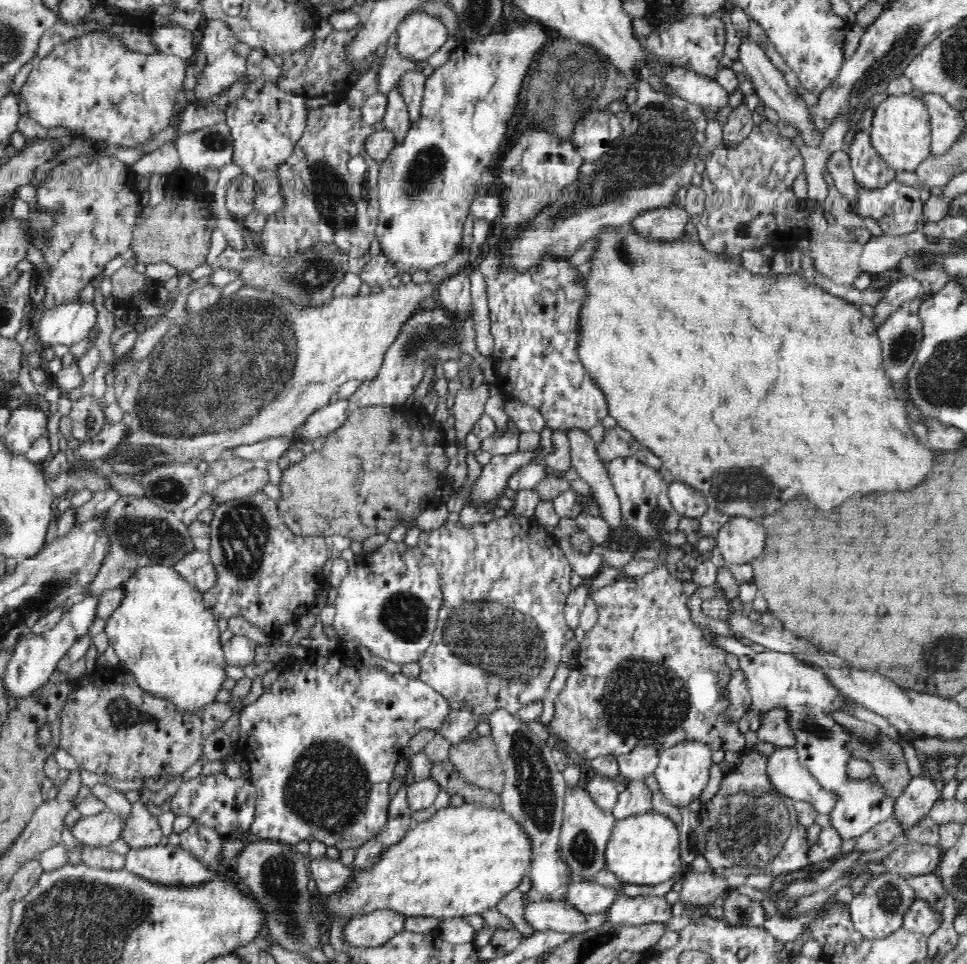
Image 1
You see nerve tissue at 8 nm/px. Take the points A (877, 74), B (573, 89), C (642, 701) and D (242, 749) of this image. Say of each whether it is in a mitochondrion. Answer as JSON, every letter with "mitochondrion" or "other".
{"A":"mitochondrion","B":"mitochondrion","C":"mitochondrion","D":"other"}

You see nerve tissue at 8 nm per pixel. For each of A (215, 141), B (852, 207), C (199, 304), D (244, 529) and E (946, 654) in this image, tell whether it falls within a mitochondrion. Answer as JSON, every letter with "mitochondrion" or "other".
{"A":"mitochondrion","B":"other","C":"mitochondrion","D":"mitochondrion","E":"mitochondrion"}

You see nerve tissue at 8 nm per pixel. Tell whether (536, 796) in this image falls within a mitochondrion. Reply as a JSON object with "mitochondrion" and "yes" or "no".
{"mitochondrion":"yes"}

